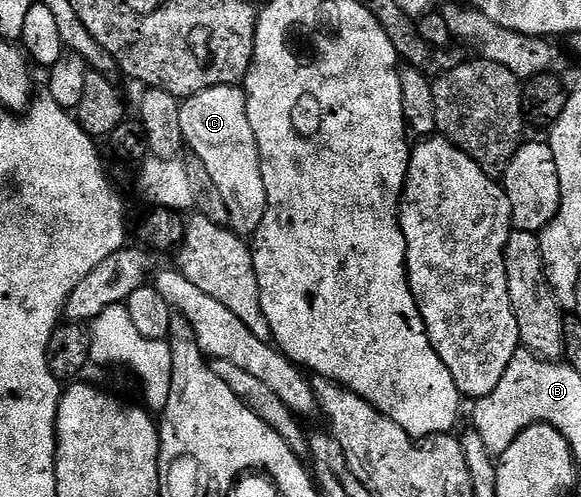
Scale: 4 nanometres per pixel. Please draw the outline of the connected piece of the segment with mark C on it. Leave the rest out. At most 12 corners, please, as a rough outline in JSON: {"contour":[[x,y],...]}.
{"contour":[[243,86],[180,104],[185,148],[217,183],[228,227],[255,236],[266,185]]}

